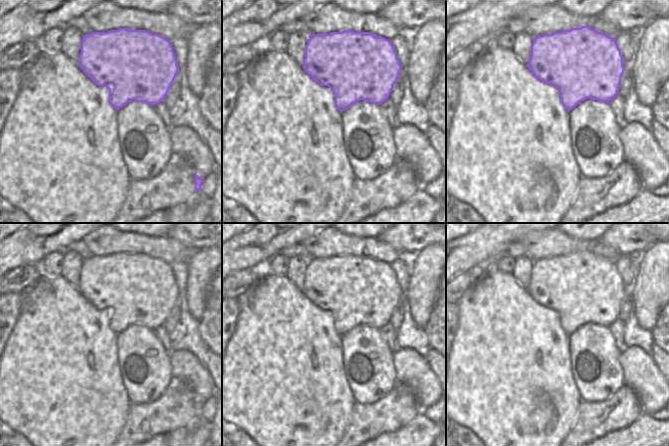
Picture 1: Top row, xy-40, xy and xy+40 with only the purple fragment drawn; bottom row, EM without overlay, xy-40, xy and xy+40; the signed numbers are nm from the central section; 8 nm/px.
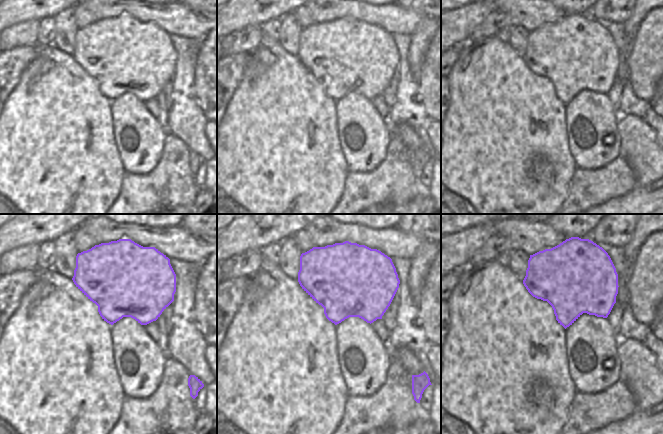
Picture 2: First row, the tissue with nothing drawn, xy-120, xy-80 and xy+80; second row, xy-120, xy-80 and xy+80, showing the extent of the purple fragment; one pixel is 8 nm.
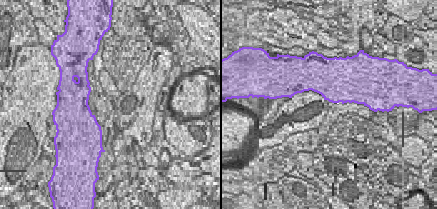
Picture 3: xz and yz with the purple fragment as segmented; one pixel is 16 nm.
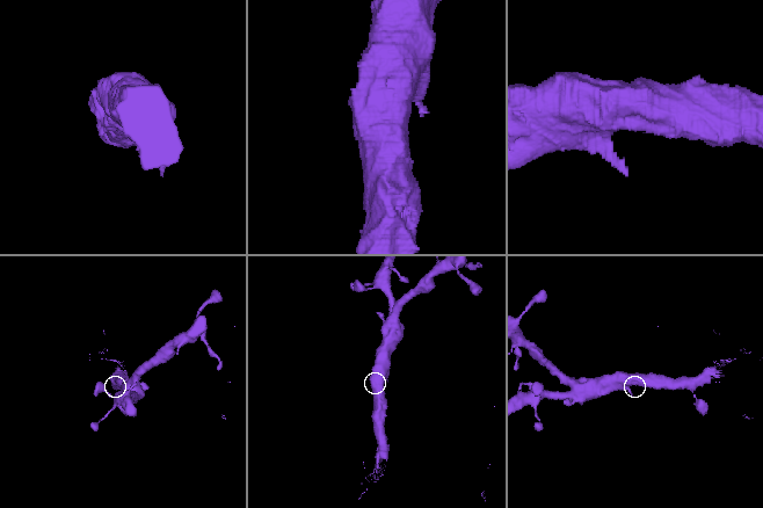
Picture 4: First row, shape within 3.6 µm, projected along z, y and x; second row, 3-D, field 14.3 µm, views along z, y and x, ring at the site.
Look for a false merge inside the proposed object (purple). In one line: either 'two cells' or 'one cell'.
one cell

